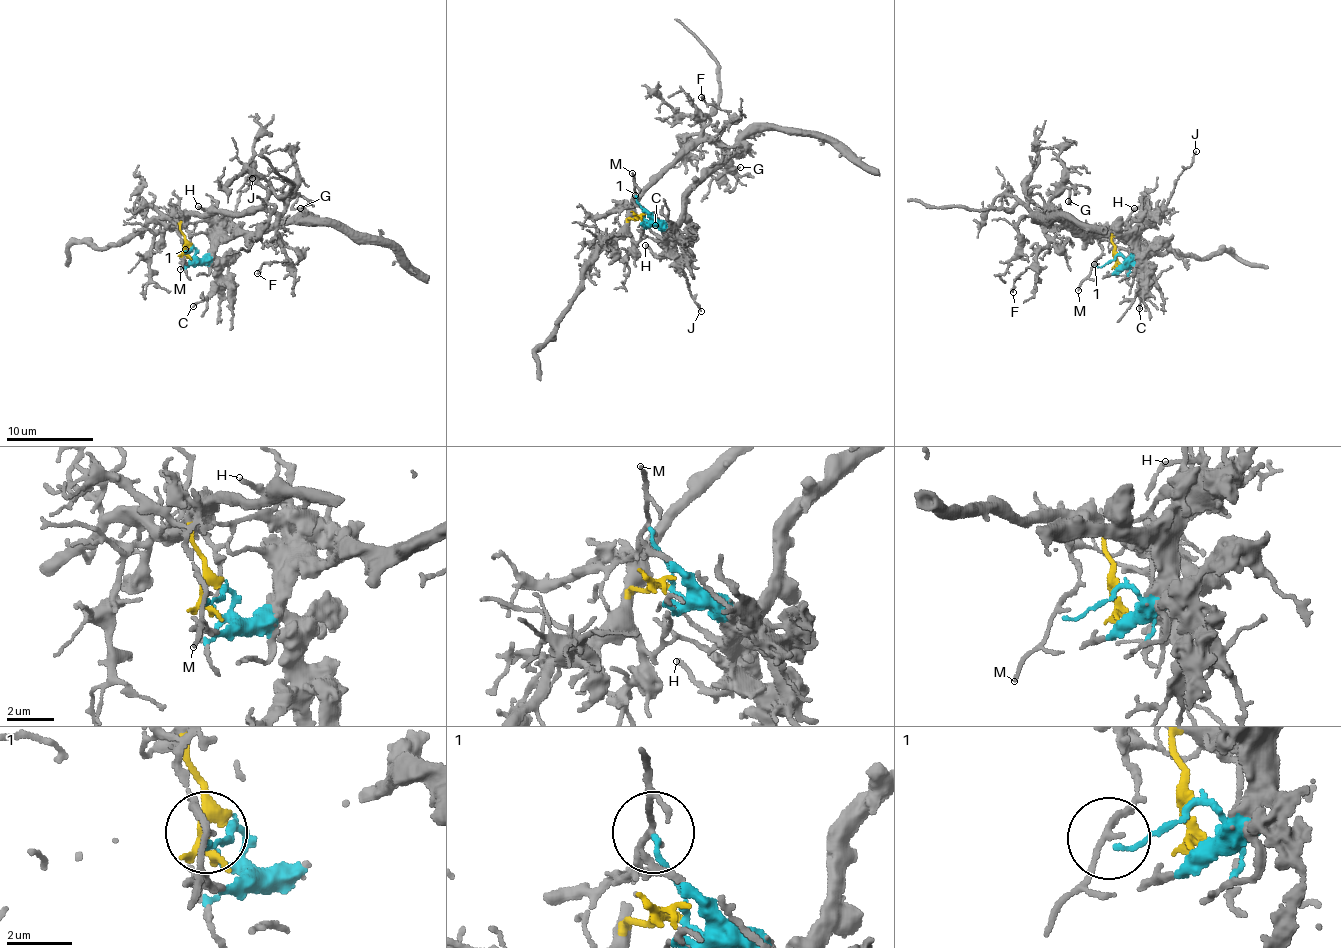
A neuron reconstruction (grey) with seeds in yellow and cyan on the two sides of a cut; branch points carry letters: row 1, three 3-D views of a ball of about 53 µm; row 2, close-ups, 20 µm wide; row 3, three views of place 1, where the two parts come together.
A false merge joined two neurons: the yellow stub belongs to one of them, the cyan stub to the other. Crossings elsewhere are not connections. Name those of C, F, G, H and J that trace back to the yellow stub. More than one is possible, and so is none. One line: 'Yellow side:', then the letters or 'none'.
Yellow side: F, G

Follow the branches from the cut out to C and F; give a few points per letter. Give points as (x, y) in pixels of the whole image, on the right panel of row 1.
C: (1117, 255), (1138, 265), (1145, 274), (1139, 309)
F: (1117, 255), (1111, 236), (1041, 219), (1048, 245), (1018, 278), (1012, 292)

